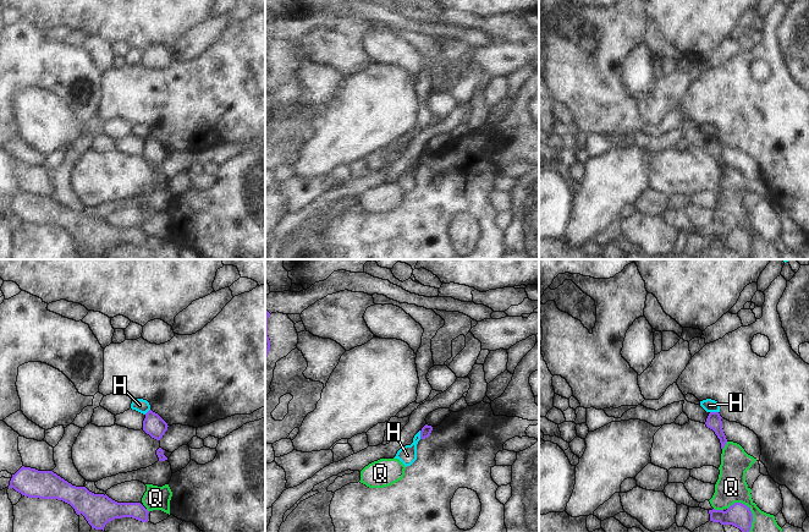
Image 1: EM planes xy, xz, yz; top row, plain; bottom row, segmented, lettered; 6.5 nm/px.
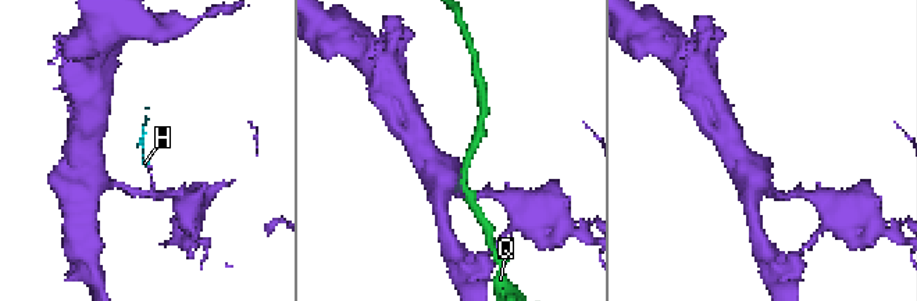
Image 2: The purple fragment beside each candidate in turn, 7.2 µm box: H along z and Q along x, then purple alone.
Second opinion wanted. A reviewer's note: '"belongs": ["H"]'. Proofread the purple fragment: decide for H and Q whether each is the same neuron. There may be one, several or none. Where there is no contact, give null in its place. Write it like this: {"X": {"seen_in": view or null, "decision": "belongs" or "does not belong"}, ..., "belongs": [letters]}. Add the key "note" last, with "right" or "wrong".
{"H": {"seen_in": "xz", "decision": "does not belong"}, "Q": {"seen_in": "yz", "decision": "does not belong"}, "belongs": [], "note": "wrong"}

